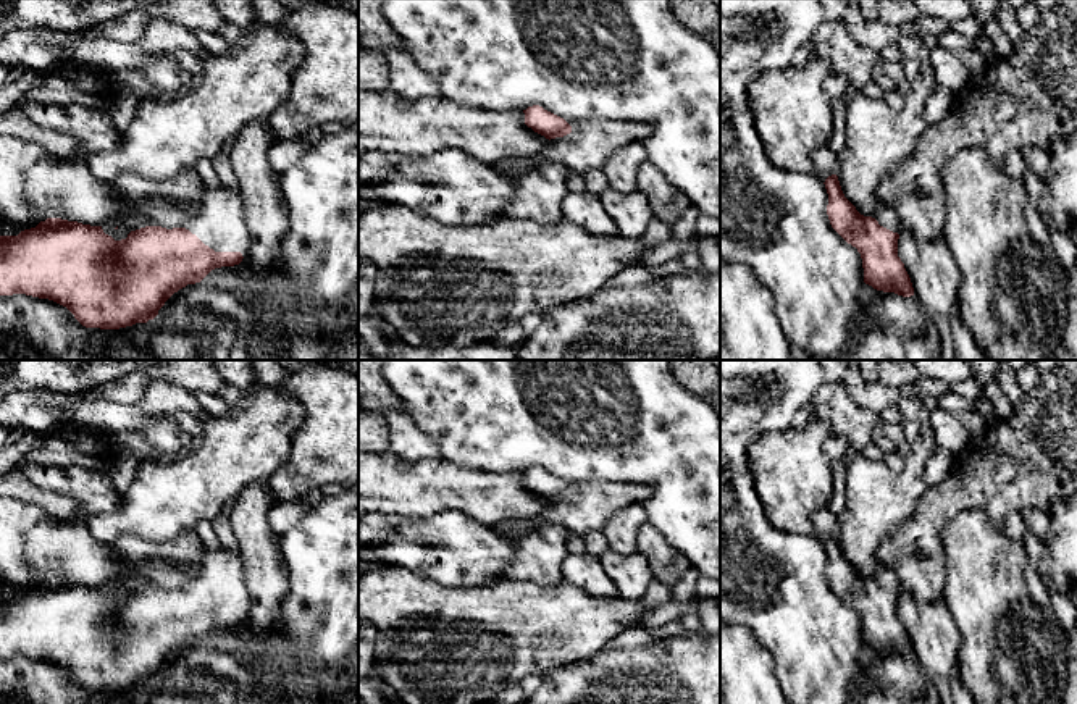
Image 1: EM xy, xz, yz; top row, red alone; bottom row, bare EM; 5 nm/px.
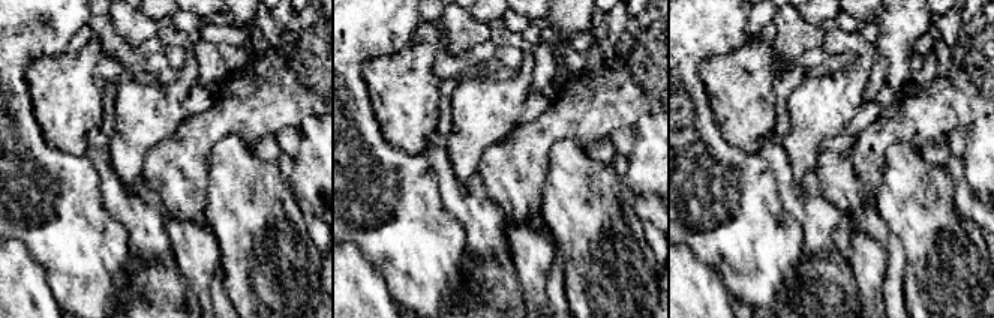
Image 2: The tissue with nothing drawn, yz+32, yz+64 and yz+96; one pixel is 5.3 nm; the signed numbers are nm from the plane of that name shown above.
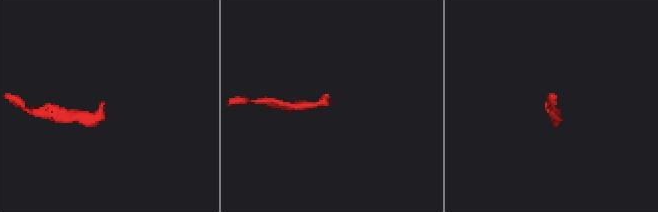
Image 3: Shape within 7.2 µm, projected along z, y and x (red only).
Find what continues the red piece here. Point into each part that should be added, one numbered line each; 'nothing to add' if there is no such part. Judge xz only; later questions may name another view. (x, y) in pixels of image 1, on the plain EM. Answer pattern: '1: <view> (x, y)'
1: xz (590, 506)

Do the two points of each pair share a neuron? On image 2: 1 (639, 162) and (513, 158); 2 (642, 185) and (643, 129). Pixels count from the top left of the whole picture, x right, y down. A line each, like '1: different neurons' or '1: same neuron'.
1: different neurons
2: same neuron

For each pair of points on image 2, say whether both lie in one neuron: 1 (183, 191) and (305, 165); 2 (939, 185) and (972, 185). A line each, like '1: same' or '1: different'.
1: different
2: different

